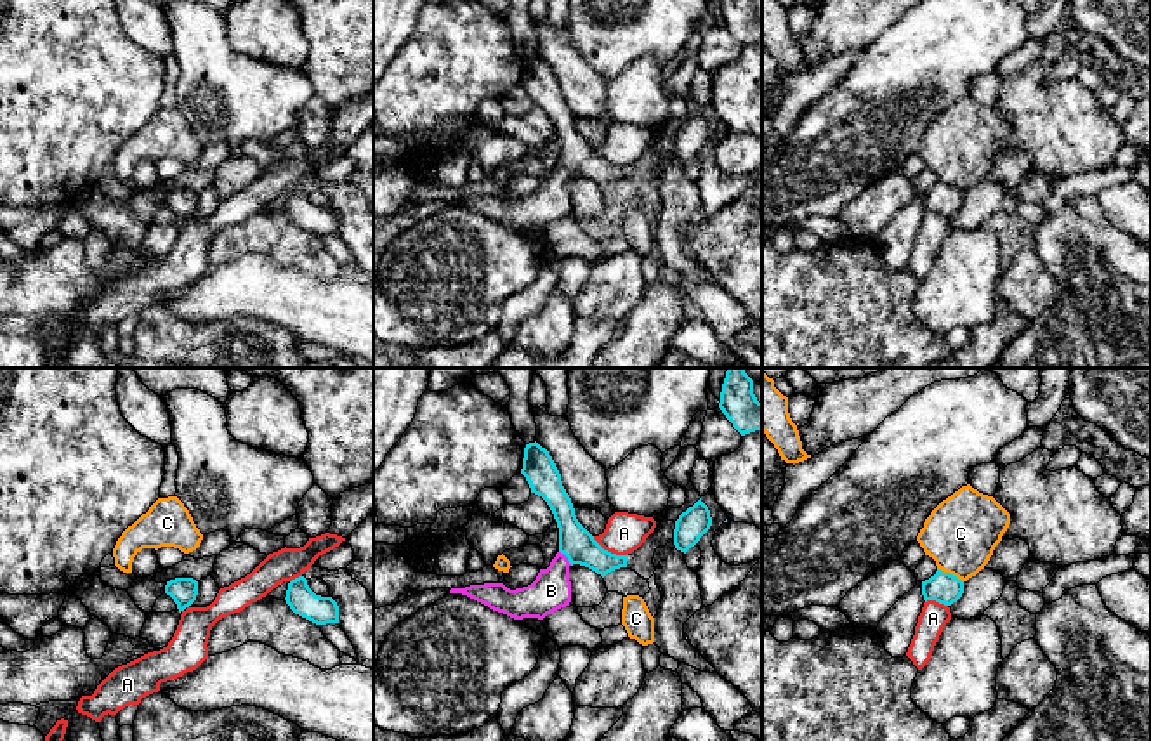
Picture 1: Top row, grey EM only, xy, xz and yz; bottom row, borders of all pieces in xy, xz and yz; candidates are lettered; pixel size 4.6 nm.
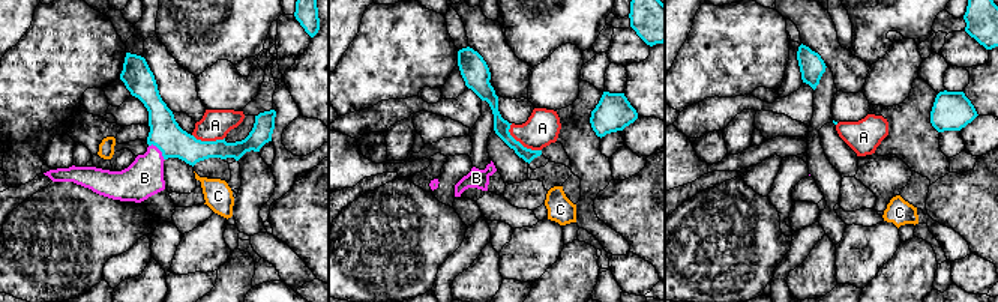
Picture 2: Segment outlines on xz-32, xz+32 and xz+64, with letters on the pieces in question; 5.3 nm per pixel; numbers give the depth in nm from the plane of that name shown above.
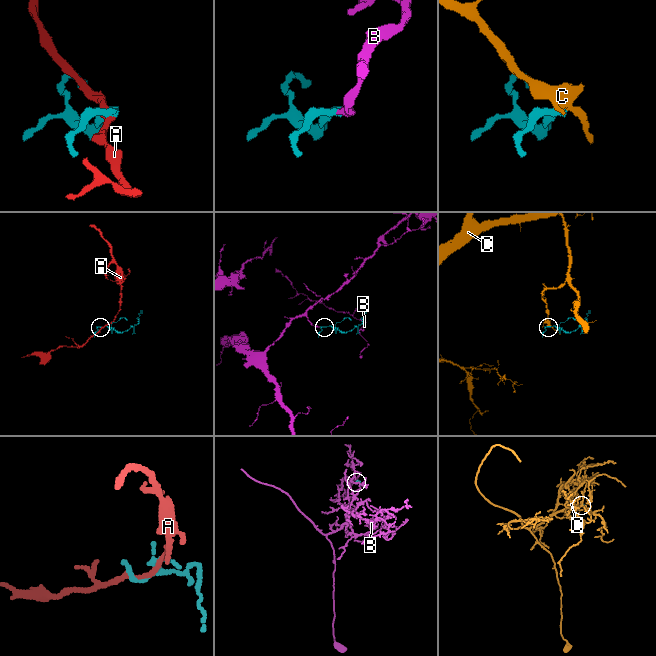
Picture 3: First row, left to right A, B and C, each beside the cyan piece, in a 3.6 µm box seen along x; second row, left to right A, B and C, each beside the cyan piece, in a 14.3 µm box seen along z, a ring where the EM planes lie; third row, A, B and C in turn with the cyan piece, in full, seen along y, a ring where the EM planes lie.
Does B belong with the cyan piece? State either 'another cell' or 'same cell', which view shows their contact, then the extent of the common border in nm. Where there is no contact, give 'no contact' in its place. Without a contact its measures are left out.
same cell; contact in xz; length 90 nm

